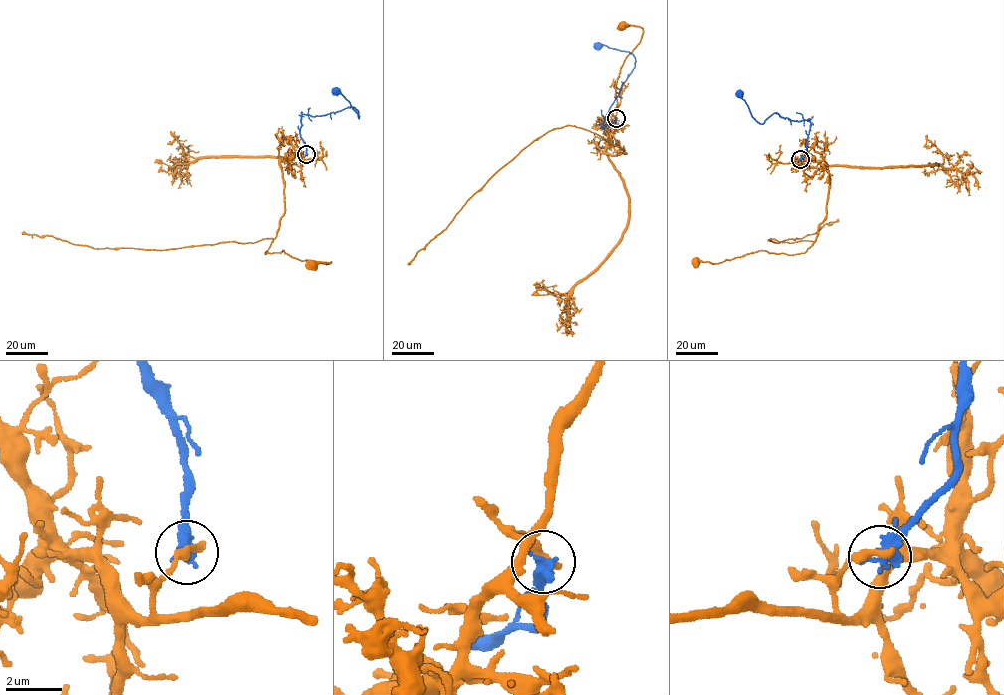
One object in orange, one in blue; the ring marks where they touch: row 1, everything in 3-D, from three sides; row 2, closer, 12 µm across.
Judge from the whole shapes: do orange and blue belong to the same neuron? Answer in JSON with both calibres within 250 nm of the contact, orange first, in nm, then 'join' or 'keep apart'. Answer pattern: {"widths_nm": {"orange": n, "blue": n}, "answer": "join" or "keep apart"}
{"widths_nm": {"orange": 360, "blue": 480}, "answer": "keep apart"}

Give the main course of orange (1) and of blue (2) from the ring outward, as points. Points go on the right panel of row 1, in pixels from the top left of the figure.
1: (800, 159), (829, 172), (827, 217), (813, 245), (797, 254), (759, 250), (696, 262)
2: (800, 159), (805, 153), (809, 119), (794, 121), (774, 113), (760, 123), (737, 93)

